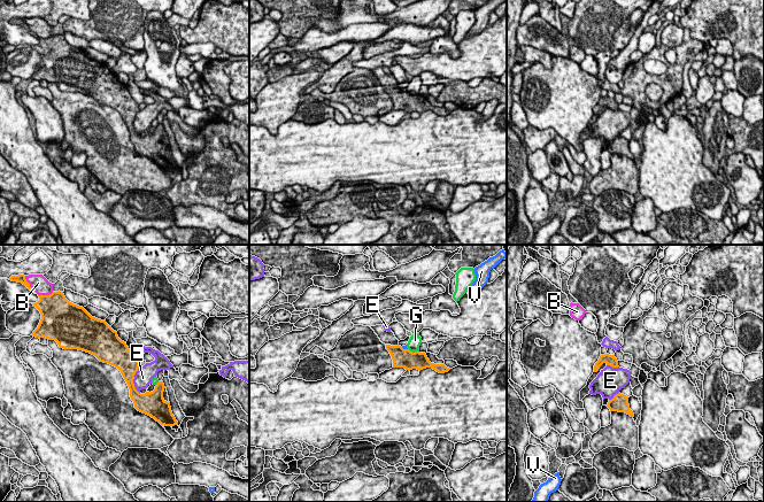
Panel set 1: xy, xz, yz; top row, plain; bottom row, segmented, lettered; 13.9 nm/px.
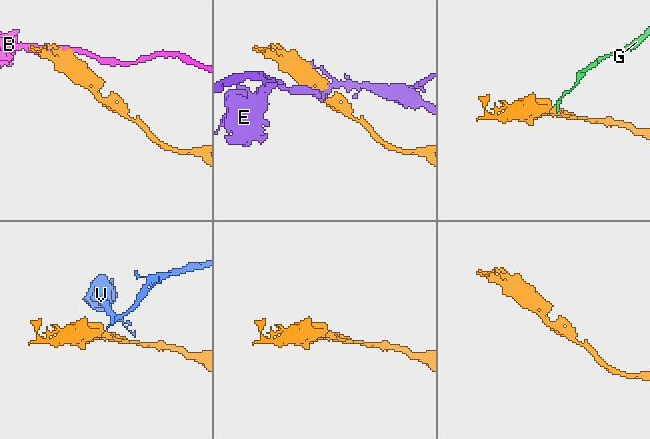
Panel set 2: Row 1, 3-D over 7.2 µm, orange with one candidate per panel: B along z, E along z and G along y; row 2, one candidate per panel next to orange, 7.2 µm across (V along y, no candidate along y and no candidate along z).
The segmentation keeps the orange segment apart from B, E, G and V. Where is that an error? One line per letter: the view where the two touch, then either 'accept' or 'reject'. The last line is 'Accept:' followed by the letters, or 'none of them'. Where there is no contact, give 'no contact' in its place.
B: meets orange in xy; reject
E: meets orange in xy; reject
G: meets orange in xz; reject
V: meets orange in xz; reject
Accept: none of them

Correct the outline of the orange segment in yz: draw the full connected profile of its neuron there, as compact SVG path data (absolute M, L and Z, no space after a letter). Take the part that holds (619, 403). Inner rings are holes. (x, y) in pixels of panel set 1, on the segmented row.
M616 394L611 400L609 400L607 407L610 411L625 412L631 417L634 417L633 411L630 409L628 397L624 394Z

